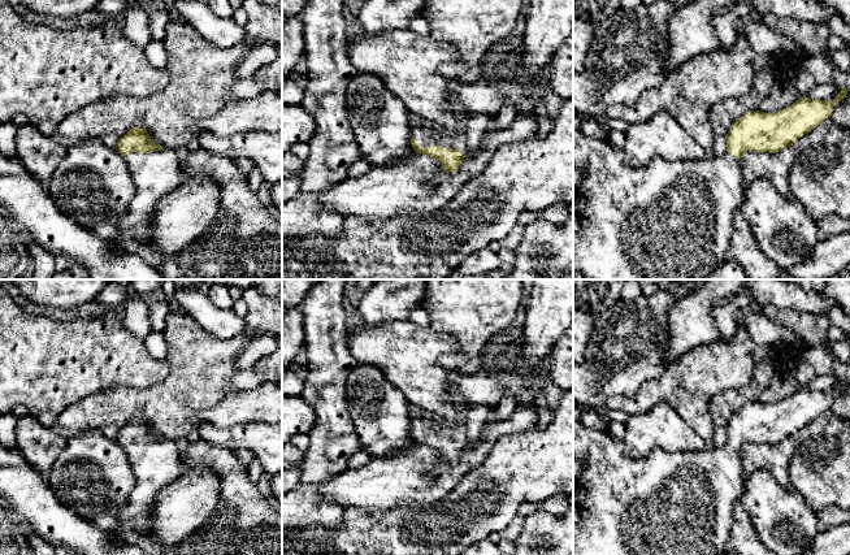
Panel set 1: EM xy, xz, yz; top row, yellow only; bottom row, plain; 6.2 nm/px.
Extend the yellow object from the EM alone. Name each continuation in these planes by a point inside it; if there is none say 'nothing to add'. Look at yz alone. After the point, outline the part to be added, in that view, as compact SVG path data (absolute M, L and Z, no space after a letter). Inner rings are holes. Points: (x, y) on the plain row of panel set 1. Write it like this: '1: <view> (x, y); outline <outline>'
1: yz (664, 503); outline M573 420L573 458L582 463L582 471L573 485L573 555L720 555L727 549L727 542L729 541L730 526L732 526L732 513L733 506L740 500L743 491L743 468L740 451L725 443L723 446L710 445L703 451L688 451L688 452L668 452L663 448L652 448L647 455L633 458L630 456L624 447L623 441L615 441L610 437L606 430L597 430L586 428L581 424L580 420Z

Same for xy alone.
1: xy (156, 465); outline M173 441L133 443L126 446L125 451L136 484L118 512L118 521L120 525L131 524L144 534L149 528L149 510L155 497L188 468L183 464L181 451Z

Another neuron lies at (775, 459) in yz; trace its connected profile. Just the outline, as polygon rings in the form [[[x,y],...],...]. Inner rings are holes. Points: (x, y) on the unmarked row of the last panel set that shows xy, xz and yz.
[[[794,437],[775,445],[747,442],[740,451],[743,474],[750,476],[759,469],[766,469],[779,485],[792,489],[788,480],[788,465],[795,450]]]

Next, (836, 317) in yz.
[[[831,308],[823,313],[832,326],[838,328],[845,338],[850,342],[850,318],[840,308]]]

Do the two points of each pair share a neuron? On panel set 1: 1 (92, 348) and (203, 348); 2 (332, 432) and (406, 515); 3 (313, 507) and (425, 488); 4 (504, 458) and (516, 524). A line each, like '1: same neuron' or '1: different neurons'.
1: different neurons
2: different neurons
3: different neurons
4: different neurons

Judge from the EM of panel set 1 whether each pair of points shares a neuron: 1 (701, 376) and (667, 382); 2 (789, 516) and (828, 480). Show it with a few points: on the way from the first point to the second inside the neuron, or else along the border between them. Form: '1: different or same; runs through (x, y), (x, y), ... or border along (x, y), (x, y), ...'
1: same; runs through (693, 376), (680, 374), (675, 380)
2: different; border along (790, 489), (796, 490), (815, 512)

